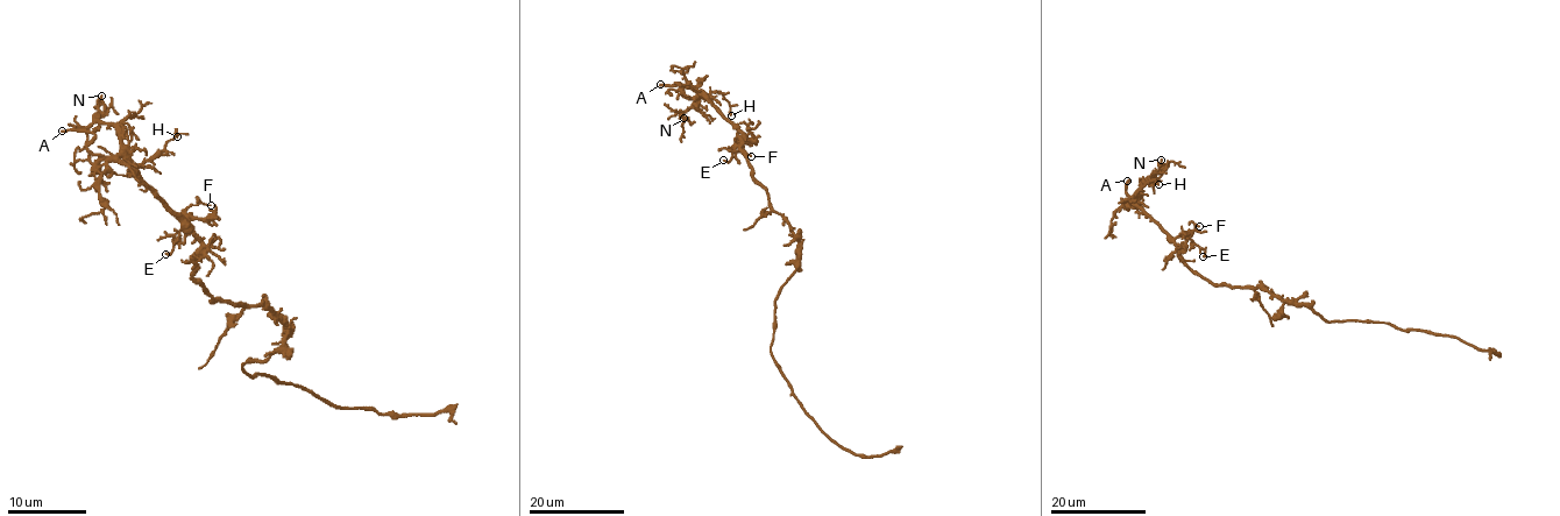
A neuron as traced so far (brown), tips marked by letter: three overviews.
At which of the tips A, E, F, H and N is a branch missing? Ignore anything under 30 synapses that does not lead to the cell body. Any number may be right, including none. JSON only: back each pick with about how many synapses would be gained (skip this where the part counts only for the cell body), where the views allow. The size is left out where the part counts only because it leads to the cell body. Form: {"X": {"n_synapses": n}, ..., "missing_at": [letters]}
{"missing_at": ["A"]}

